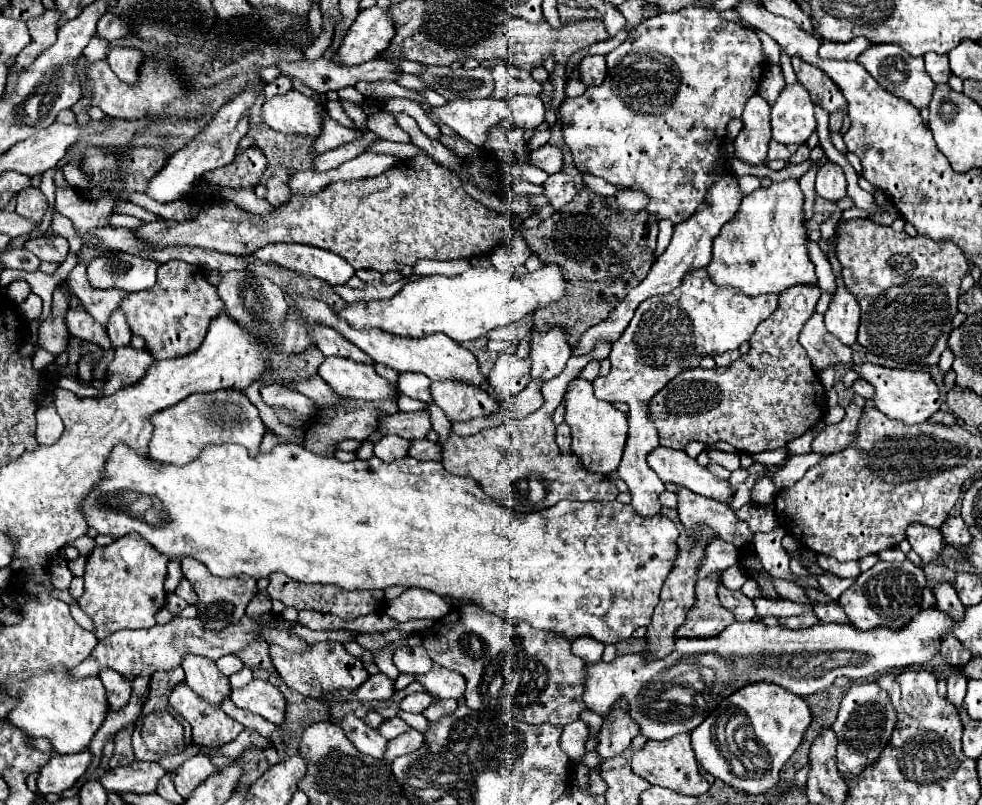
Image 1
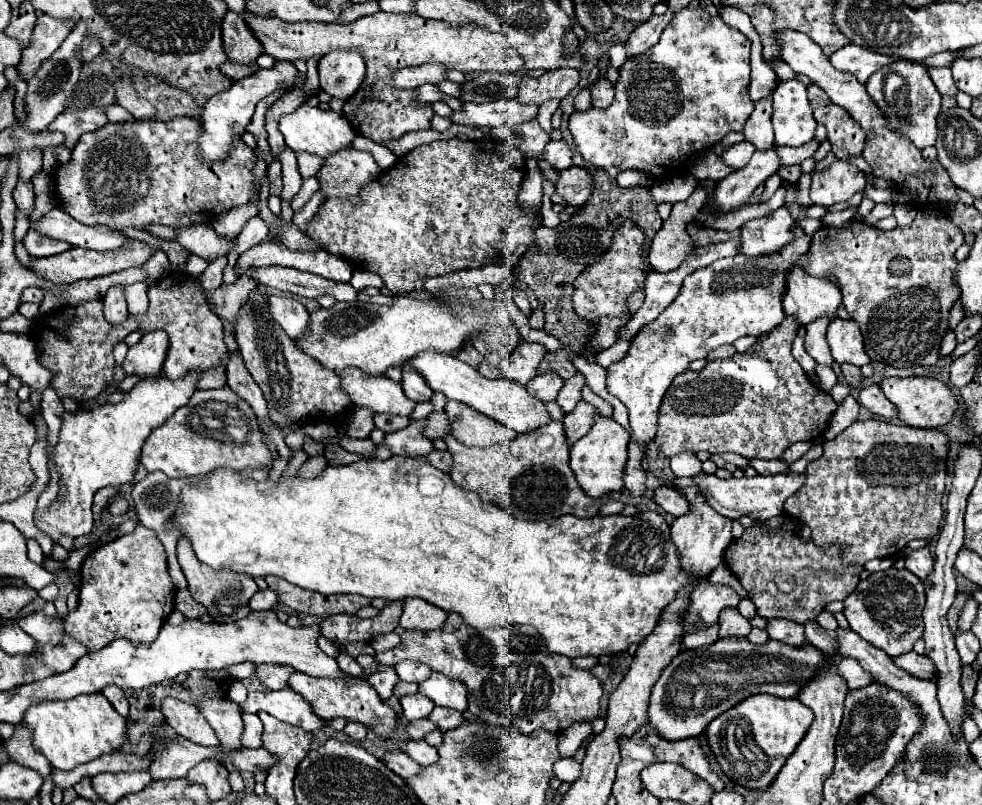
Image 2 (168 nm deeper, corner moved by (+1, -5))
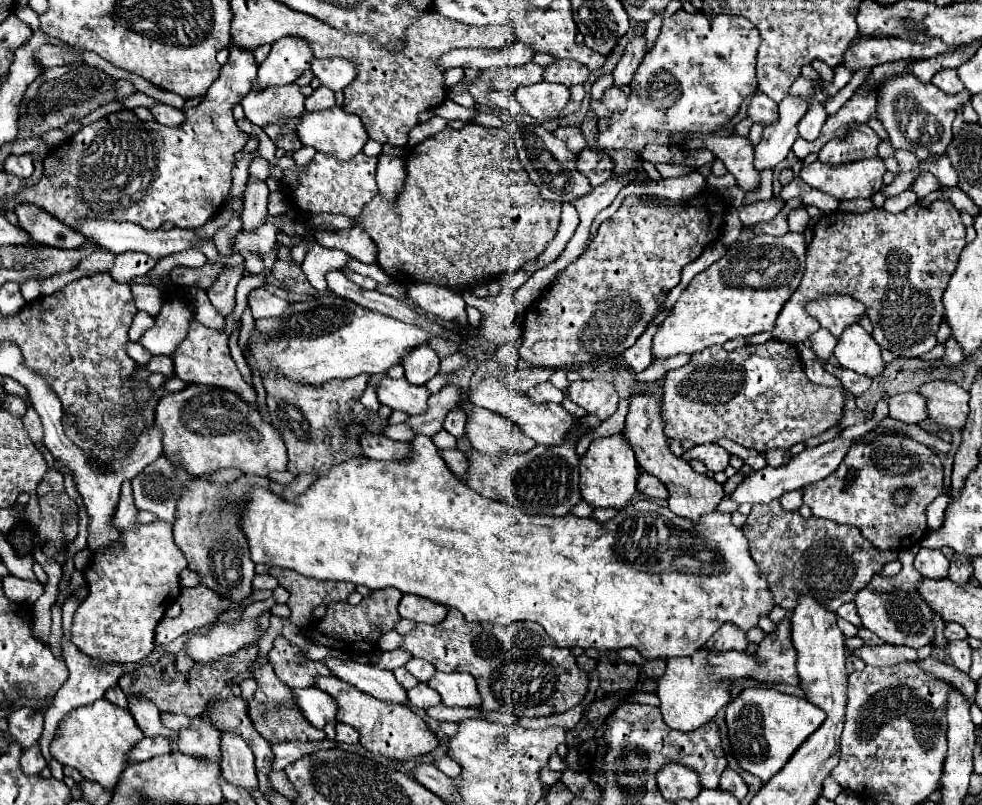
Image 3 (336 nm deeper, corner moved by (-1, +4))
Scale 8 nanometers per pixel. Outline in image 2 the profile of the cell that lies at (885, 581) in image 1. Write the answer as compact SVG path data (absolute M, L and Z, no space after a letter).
M889 568L885 572L869 574L869 578L857 584L857 590L849 594L845 600L845 616L849 626L857 630L863 638L869 638L873 646L881 646L887 654L899 656L913 650L915 640L923 634L923 606L925 606L925 586L923 582L909 570Z

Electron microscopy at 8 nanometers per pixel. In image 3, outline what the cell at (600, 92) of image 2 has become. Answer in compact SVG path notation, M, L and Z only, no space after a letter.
M607 89L603 95L603 103L611 113L623 113L627 109L627 95L621 89Z

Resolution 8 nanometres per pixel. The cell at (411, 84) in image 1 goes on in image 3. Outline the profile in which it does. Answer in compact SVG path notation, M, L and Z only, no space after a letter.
M475 106L474 108L476 111L475 117L473 118L474 123L477 123L484 127L506 129L506 126L504 126L504 123L498 116L492 113L479 111L477 106Z

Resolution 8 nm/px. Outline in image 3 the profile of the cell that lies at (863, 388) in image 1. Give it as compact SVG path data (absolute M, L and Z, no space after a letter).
M919 393L891 395L889 417L903 423L921 423L923 419L927 419L927 401Z

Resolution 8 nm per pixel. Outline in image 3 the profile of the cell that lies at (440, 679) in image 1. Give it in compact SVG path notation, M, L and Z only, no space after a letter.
M435 673L429 687L441 693L447 707L481 707L475 677L469 673Z

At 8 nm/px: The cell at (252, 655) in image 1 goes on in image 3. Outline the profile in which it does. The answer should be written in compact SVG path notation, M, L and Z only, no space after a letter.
M283 635L275 639L273 649L269 651L269 661L275 667L277 677L287 683L289 687L313 687L315 685L315 675L317 677L329 677L333 675L329 667L323 661L299 661L297 659L299 647L291 641L287 641Z

